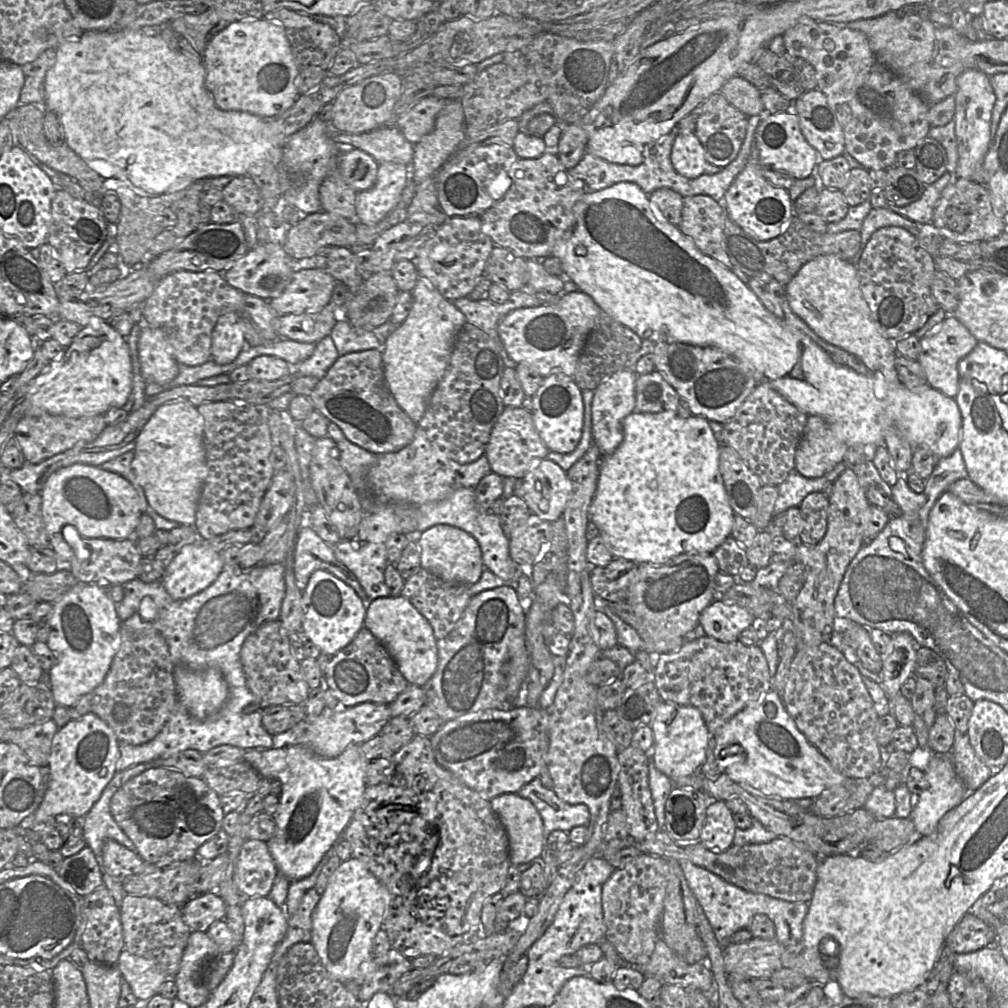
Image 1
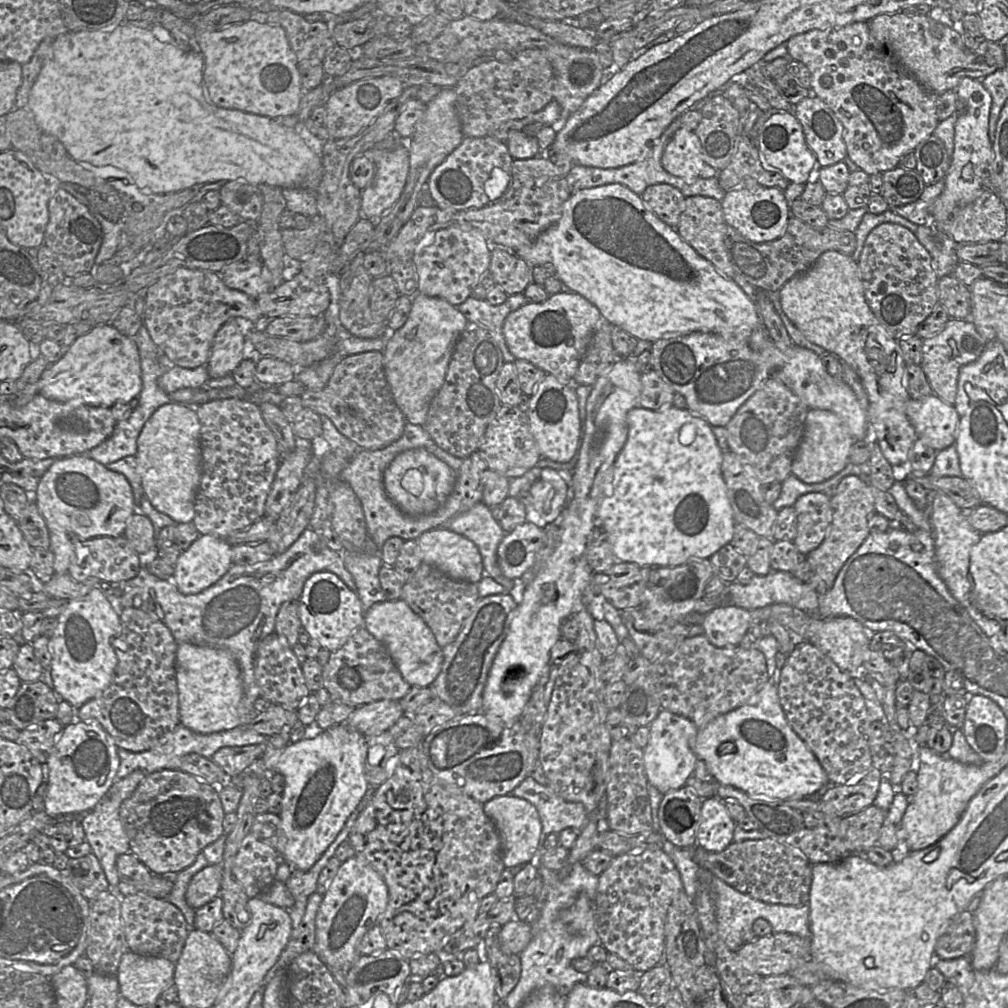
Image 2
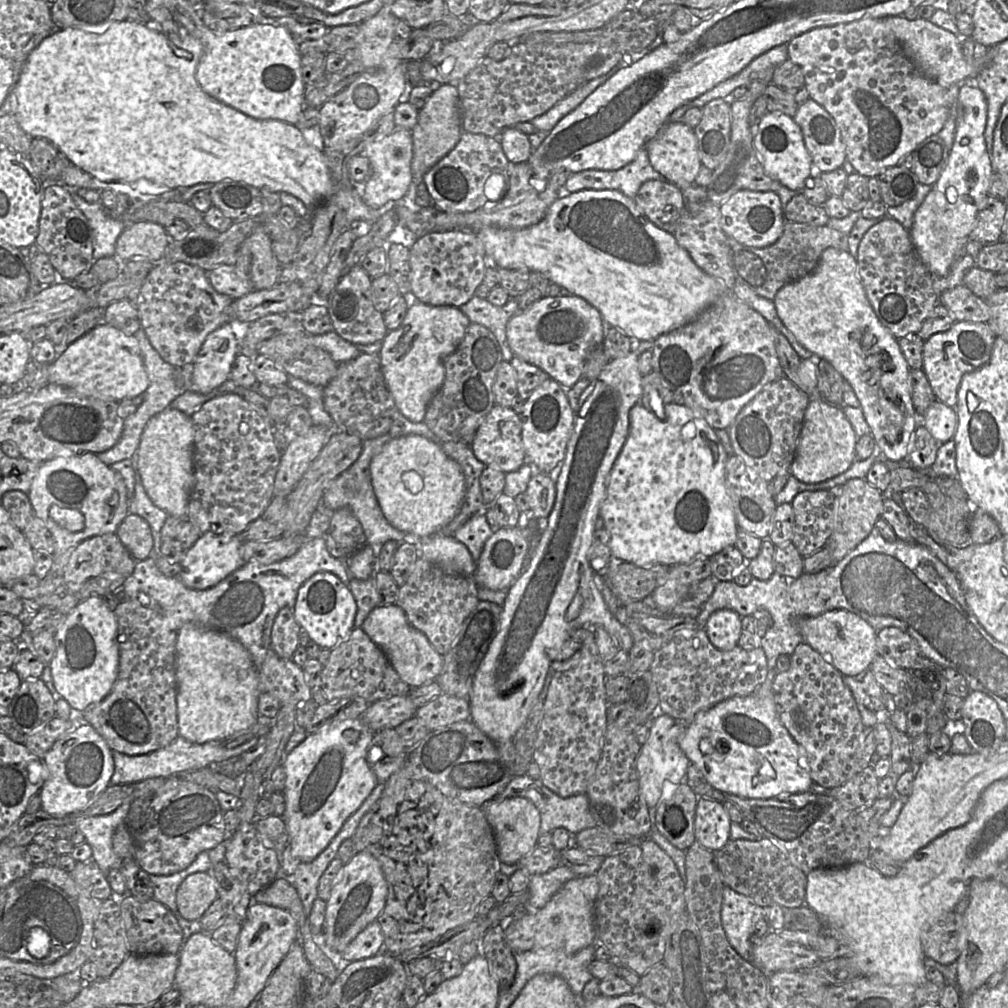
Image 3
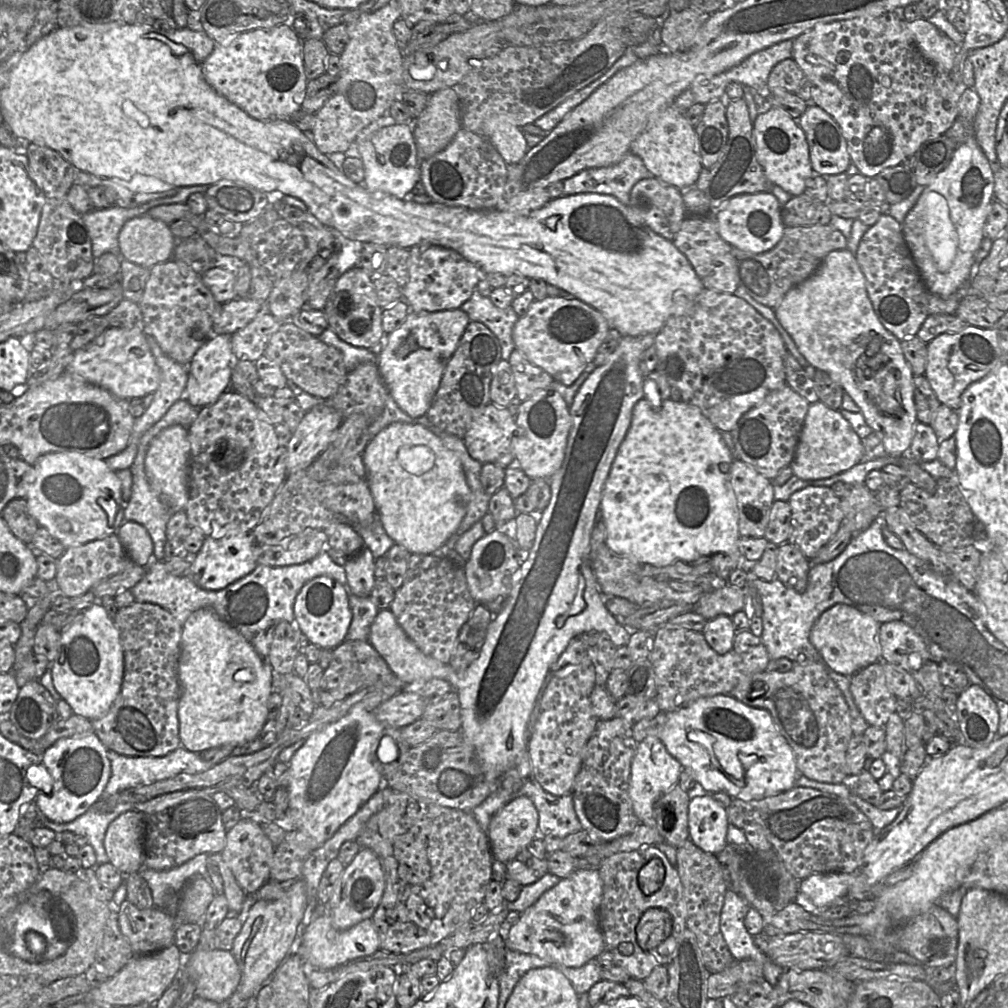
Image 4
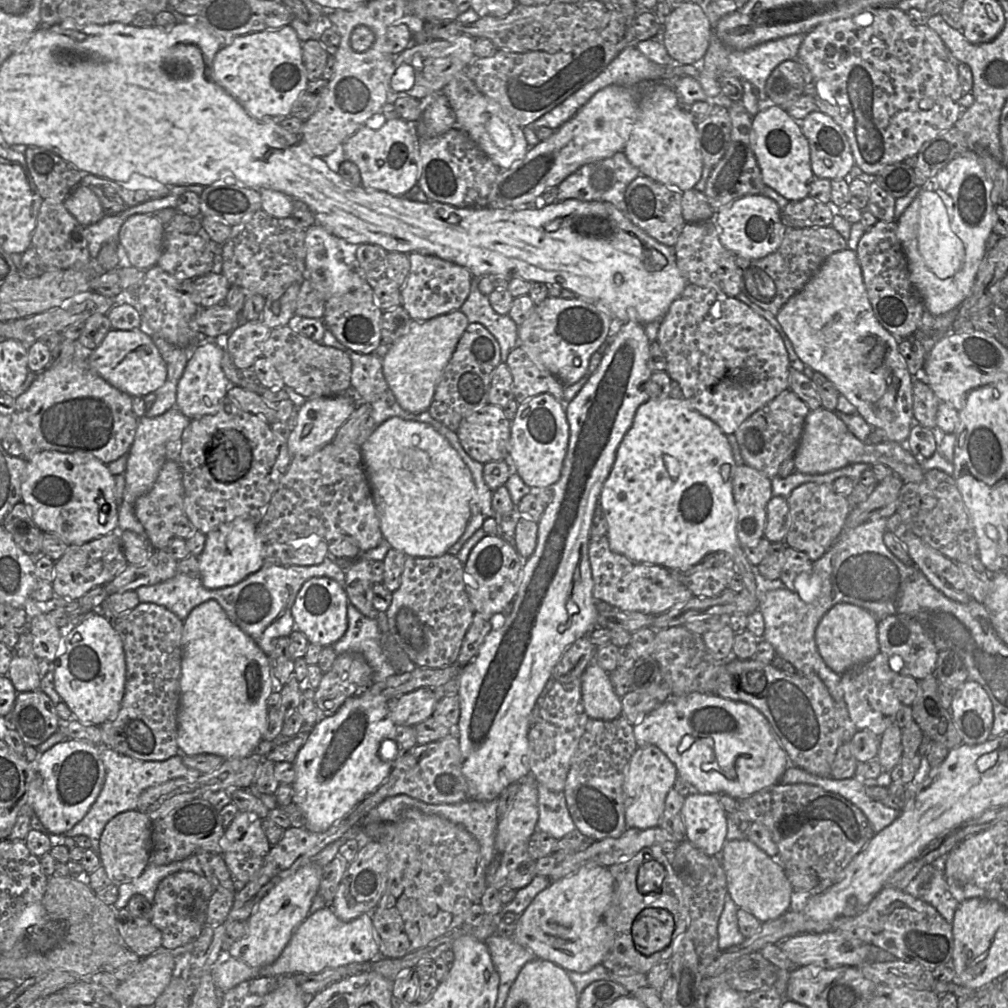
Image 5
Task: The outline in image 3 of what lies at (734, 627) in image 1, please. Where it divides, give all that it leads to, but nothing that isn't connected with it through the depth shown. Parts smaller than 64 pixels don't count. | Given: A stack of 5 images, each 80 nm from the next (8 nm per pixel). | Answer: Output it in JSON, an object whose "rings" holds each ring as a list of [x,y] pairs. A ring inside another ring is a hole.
{"rings":[[[729,609],[717,610],[711,614],[704,630],[712,645],[721,651],[736,647],[742,632],[741,619],[742,616]]]}

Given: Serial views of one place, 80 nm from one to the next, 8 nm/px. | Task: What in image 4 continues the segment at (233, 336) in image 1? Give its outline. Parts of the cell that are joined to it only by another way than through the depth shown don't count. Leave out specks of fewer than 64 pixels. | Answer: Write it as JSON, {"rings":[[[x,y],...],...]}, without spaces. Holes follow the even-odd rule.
{"rings":[[[215,335],[199,348],[188,365],[188,380],[184,399],[192,406],[203,408],[214,404],[231,386],[231,375],[236,361],[232,351],[231,336]]]}

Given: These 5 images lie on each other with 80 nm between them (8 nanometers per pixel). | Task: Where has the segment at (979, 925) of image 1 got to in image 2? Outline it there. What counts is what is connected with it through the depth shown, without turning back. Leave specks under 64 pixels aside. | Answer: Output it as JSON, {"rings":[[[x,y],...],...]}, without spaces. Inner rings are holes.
{"rings":[[[965,910],[954,916],[943,928],[935,945],[935,955],[940,959],[970,955],[975,942],[973,913]]]}

